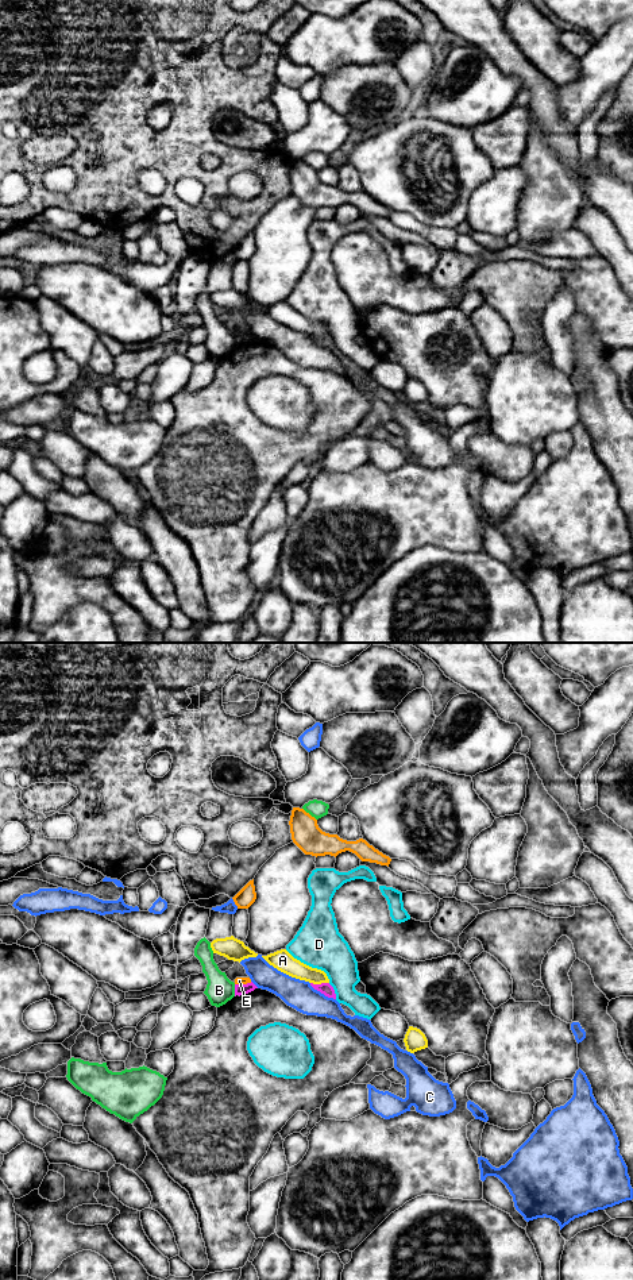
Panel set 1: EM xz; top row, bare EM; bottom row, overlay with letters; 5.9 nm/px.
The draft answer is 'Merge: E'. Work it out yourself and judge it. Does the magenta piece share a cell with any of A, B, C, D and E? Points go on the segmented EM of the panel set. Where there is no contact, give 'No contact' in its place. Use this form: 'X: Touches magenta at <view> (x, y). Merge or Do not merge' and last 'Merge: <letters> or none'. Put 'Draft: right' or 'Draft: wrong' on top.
Draft: wrong
A: Touches magenta at xz (321, 983). Do not merge
B: Touches magenta at xz (235, 990). Do not merge
C: Touches magenta at xz (323, 993). Do not merge
D: Touches magenta at xz (334, 991). Do not merge
E: Touches magenta at xz (243, 984). Do not merge
Merge: none

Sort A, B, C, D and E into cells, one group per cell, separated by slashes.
A / B / C / D / E

